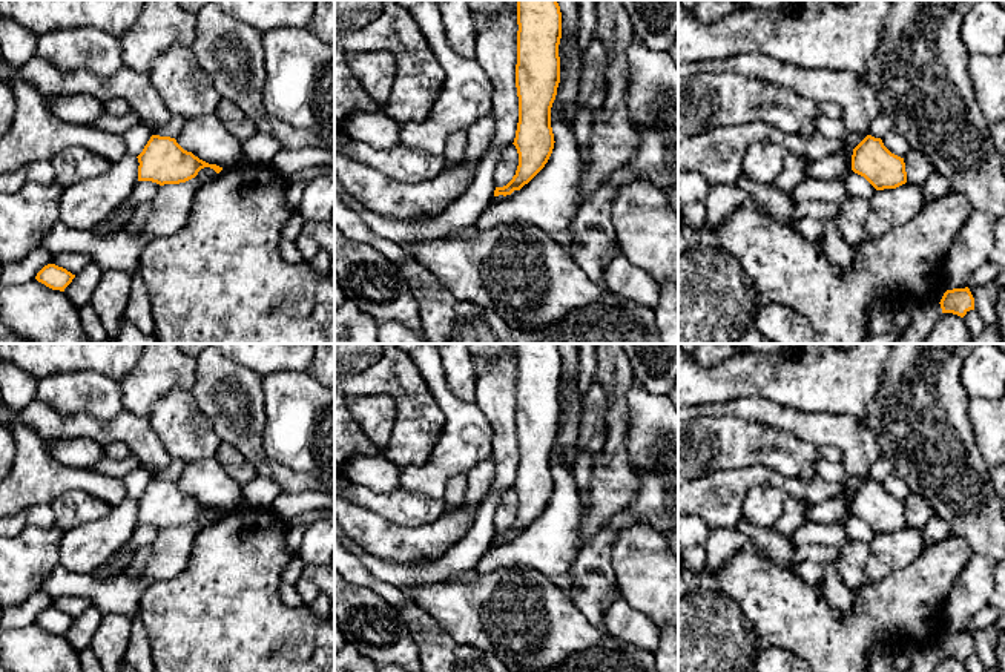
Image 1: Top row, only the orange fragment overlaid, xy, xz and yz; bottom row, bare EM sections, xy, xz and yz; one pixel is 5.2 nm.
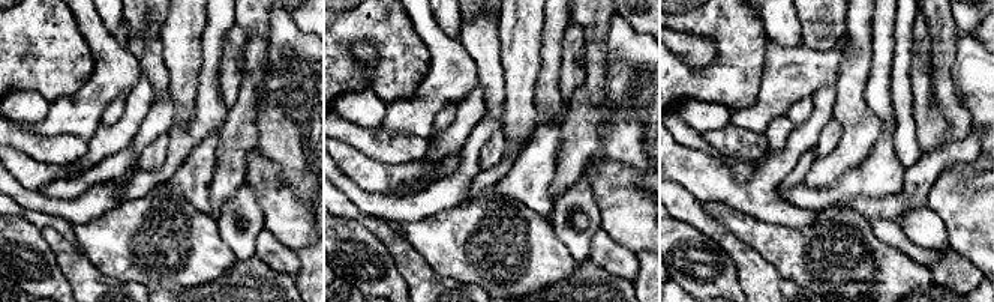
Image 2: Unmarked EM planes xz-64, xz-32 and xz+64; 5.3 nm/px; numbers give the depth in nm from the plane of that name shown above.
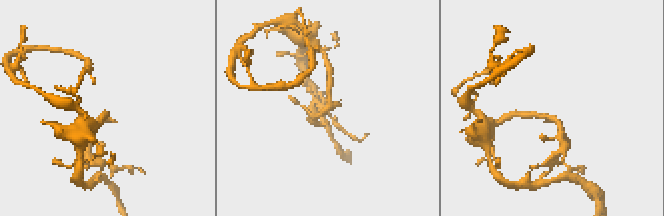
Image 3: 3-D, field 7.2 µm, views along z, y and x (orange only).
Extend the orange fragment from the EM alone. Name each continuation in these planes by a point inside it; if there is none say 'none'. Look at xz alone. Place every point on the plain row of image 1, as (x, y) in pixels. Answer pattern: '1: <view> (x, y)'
none

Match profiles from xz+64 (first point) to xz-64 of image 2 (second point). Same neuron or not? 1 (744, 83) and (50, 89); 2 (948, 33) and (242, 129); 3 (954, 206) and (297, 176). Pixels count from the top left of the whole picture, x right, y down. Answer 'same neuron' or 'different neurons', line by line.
1: same neuron
2: same neuron
3: different neurons

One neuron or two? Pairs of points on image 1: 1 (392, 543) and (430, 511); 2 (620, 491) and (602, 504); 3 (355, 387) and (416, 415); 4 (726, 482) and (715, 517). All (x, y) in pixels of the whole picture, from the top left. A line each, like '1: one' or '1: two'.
1: two
2: one
3: one
4: one

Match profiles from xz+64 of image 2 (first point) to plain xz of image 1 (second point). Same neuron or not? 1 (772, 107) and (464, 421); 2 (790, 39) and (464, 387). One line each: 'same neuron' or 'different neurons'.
1: same neuron
2: same neuron

